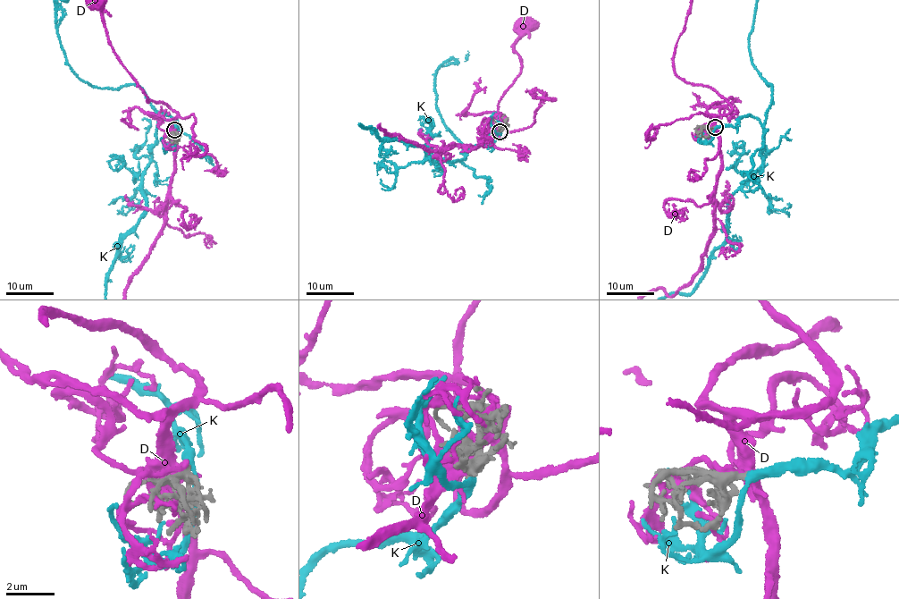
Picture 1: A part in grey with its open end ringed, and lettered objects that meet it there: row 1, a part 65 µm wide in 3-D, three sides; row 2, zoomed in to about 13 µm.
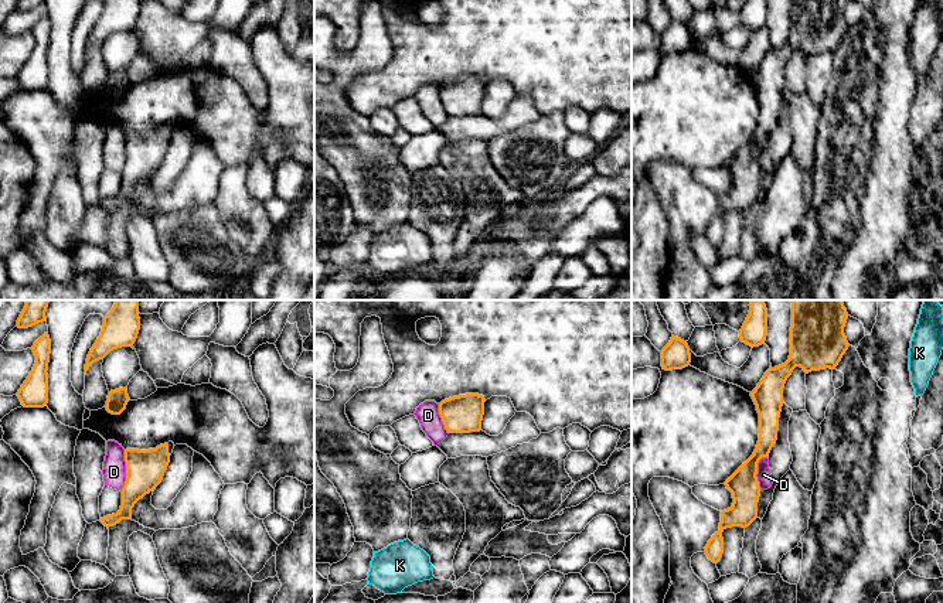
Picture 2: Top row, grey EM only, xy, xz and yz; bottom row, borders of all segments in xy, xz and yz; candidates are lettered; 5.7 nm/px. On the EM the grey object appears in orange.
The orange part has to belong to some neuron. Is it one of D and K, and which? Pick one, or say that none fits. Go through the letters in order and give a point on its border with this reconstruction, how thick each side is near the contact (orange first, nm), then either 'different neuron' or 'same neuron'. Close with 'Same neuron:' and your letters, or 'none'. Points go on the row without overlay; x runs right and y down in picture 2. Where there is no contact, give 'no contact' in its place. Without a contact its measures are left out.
D: xy (126, 153) | 220/130 nm | different neuron
K: no contact | same neuron
Same neuron: K

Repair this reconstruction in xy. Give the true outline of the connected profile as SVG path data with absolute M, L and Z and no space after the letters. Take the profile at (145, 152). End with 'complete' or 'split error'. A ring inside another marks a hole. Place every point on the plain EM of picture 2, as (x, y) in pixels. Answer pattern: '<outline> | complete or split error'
M168 127L149 133L126 132L125 144L126 164L122 171L120 193L99 202L108 211L122 202L130 202L135 187L161 166L170 146Z | complete

